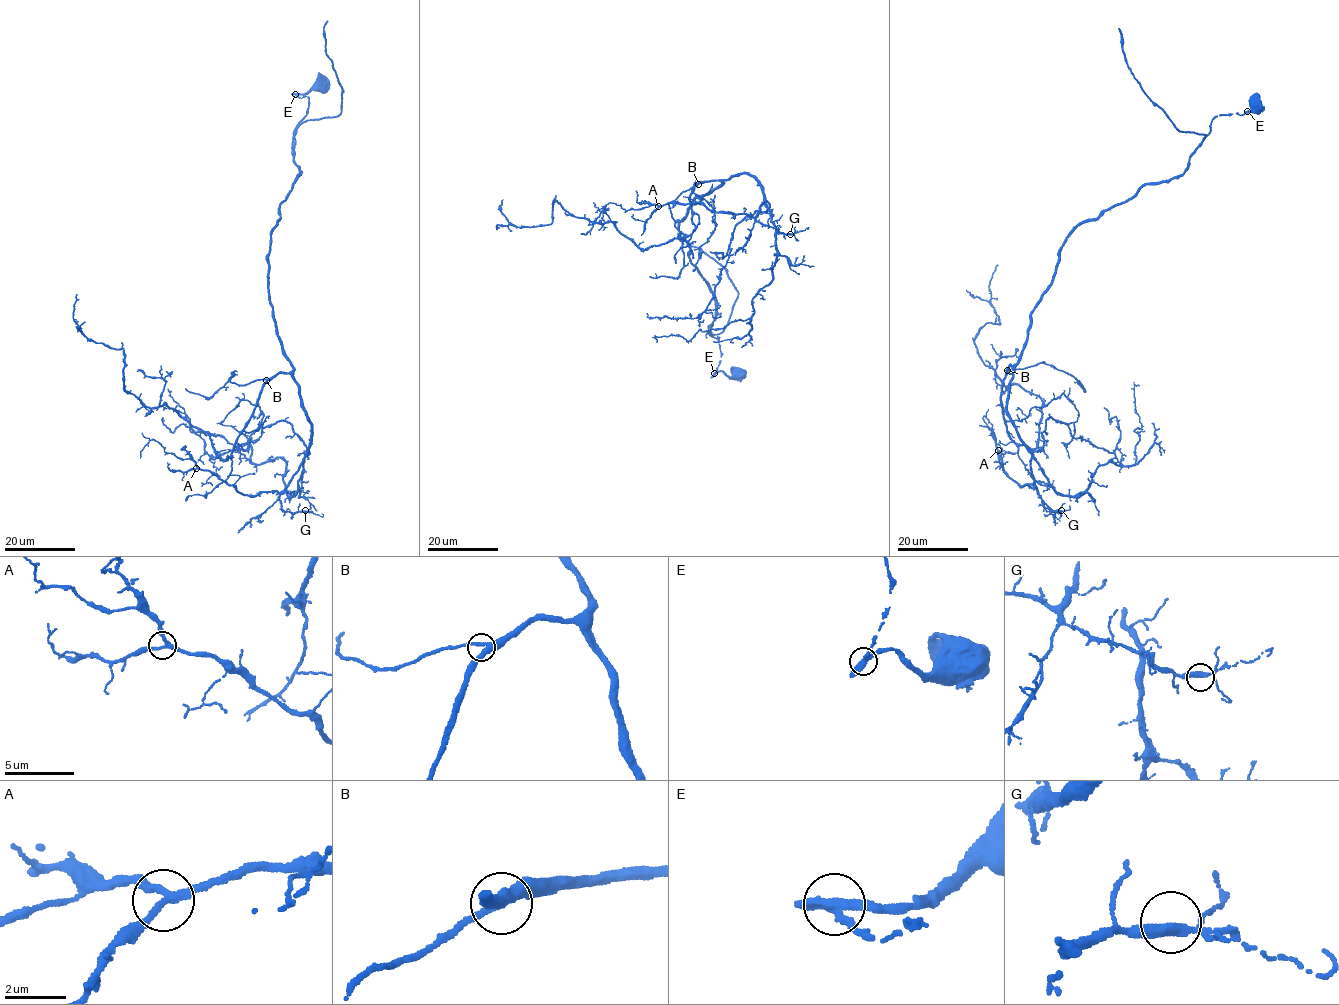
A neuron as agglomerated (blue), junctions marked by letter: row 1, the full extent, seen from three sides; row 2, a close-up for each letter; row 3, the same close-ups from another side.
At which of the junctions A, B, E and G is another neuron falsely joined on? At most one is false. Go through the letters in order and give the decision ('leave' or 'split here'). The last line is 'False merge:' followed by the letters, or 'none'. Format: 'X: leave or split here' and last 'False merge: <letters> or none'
A: leave
B: leave
E: leave
G: leave
False merge: none

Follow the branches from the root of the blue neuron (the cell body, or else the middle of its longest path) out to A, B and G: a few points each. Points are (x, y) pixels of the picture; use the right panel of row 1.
A: (1256, 106), (1212, 119), (1182, 174), (1072, 231), (1010, 383), (1007, 415), (1035, 486), (1003, 472), (998, 450)
B: (1256, 106), (1212, 119), (1182, 174), (1146, 184), (1075, 228), (1031, 314), (1021, 359), (1007, 370)
G: (1256, 106), (1216, 116), (1182, 174), (1083, 222), (1061, 246), (1007, 405), (1042, 503), (1061, 510)

